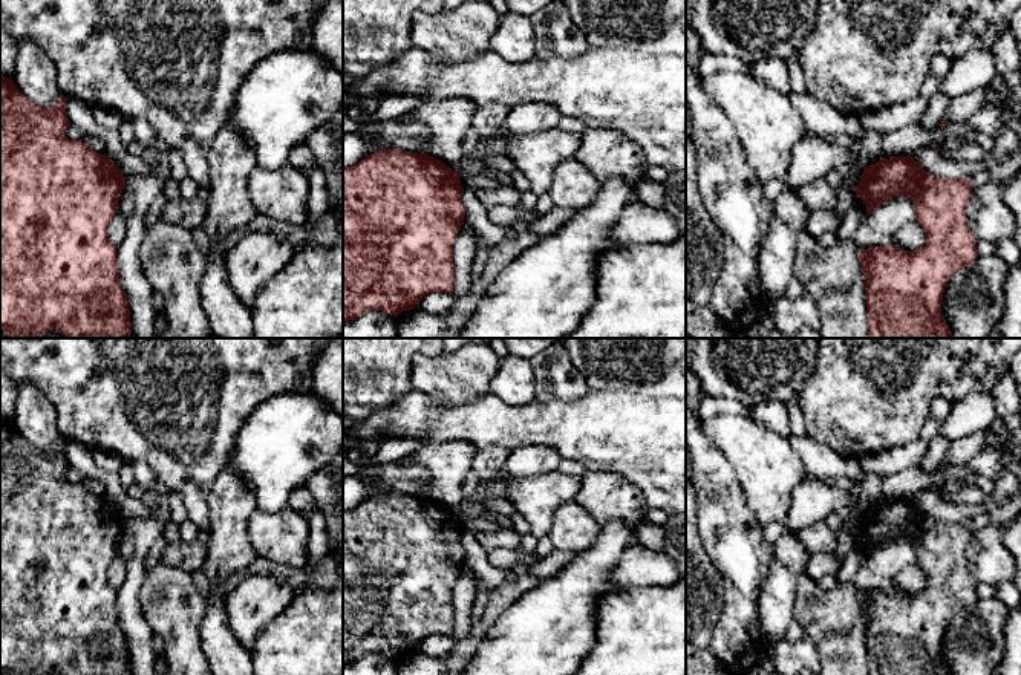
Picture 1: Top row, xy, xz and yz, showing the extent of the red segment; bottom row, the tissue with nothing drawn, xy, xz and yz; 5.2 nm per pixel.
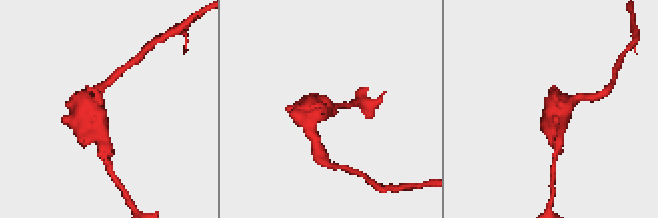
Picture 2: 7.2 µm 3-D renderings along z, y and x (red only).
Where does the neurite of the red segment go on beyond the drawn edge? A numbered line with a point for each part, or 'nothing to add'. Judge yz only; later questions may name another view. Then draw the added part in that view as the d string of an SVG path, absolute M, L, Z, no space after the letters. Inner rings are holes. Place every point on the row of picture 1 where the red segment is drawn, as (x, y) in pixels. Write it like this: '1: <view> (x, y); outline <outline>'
nothing to add

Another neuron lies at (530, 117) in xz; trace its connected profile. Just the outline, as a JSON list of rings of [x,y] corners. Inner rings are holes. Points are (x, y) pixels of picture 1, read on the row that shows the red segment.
[[[524,103],[510,110],[505,130],[516,135],[553,132],[560,119],[562,115],[546,103]]]

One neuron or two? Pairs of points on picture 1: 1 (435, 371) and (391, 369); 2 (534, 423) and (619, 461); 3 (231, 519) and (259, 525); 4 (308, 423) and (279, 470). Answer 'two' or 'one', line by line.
1: two
2: one
3: two
4: one

